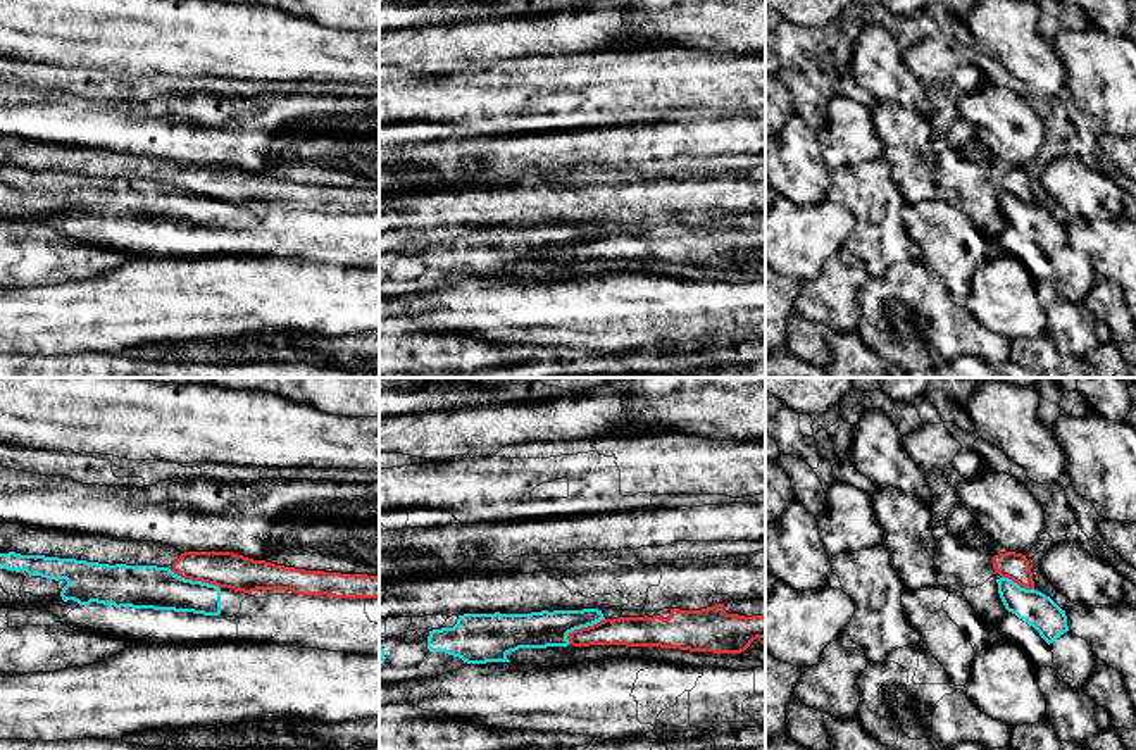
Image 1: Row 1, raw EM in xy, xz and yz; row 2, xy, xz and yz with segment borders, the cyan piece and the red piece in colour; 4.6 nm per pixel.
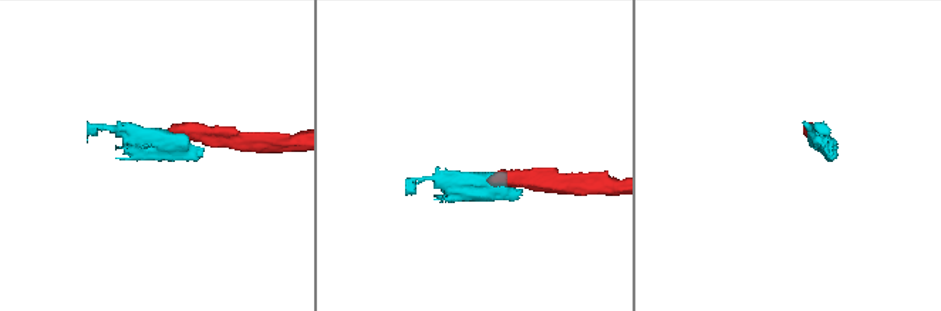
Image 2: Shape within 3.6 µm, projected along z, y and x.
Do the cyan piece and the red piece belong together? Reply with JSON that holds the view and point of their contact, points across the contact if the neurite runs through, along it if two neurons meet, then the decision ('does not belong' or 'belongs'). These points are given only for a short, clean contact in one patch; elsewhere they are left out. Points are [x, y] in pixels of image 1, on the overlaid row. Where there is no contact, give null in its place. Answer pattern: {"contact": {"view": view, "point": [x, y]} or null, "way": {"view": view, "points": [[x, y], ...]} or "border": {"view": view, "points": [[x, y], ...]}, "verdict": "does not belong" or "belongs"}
{"contact": {"view": "xy", "point": [195, 581]}, "border": {"view": "xy", "points": [[169, 569], [185, 578], [214, 583], [219, 588]]}, "verdict": "does not belong"}

